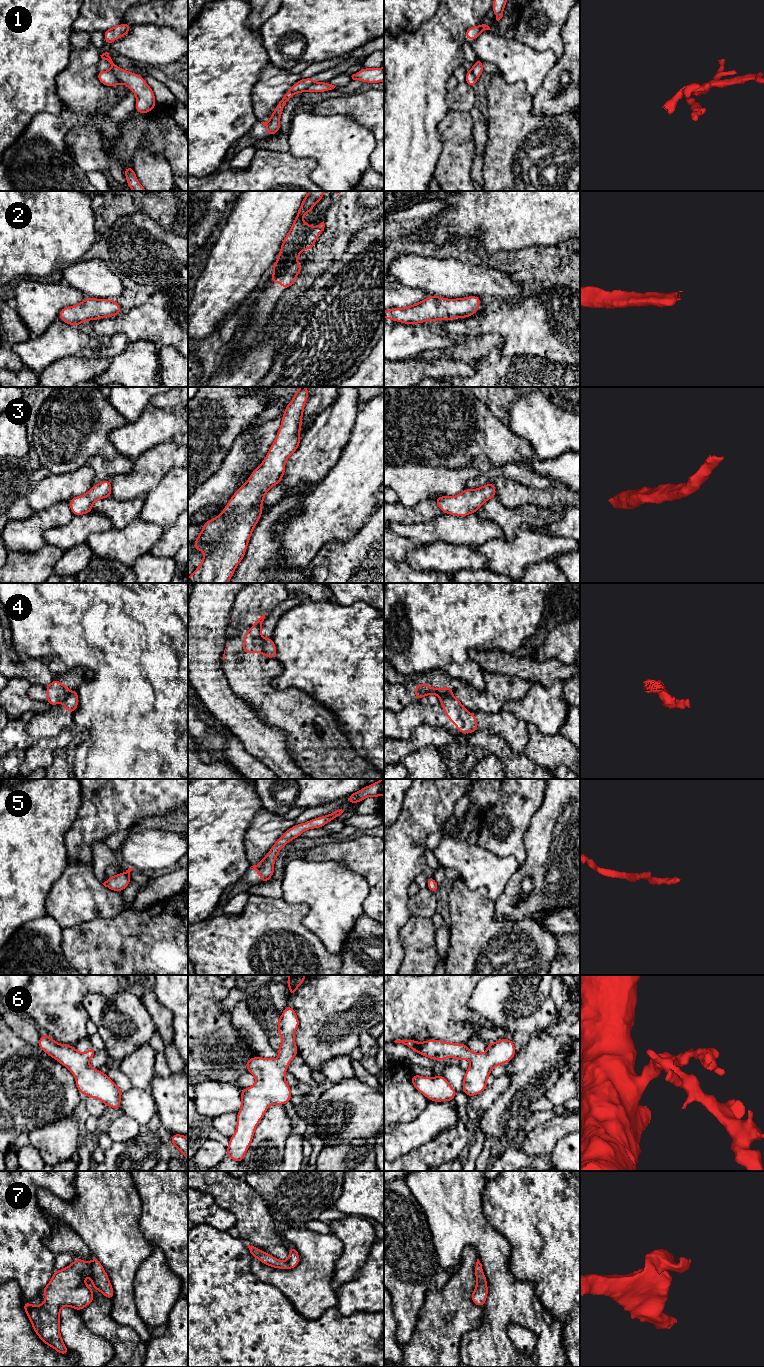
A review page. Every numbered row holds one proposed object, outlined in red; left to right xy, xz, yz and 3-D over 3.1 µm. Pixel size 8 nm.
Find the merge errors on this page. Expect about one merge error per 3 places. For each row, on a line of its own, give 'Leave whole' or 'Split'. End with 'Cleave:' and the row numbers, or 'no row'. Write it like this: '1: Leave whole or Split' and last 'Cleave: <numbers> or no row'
1: Split
2: Leave whole
3: Leave whole
4: Split
5: Leave whole
6: Leave whole
7: Leave whole
Cleave: 1, 4

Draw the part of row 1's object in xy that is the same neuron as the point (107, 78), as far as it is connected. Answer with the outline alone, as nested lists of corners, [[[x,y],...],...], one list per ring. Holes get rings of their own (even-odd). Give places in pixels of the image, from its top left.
[[[98,71],[98,80],[105,86],[117,86],[121,84],[119,79],[113,74],[112,71]]]

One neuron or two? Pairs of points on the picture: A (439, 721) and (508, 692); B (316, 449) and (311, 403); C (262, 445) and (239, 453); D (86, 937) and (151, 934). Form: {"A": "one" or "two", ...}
{"A": "two", "B": "two", "C": "two", "D": "one"}

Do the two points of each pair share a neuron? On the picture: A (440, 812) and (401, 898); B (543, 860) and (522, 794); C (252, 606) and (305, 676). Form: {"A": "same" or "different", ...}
{"A": "same", "B": "different", "C": "different"}

